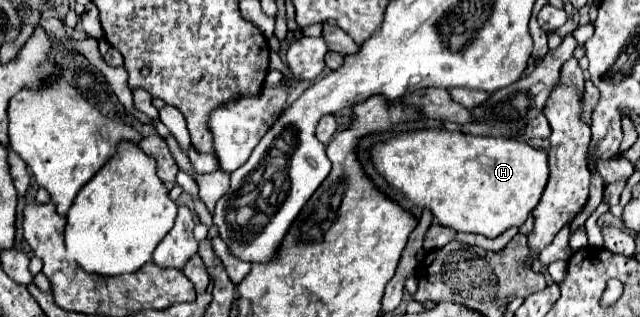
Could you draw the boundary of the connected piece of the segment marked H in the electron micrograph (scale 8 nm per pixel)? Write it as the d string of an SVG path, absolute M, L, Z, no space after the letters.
M422 128L400 136L390 136L388 140L370 146L368 158L396 194L402 194L408 202L422 210L430 210L440 226L456 232L484 234L488 238L500 236L510 226L522 226L526 216L538 204L548 180L548 154L544 150L536 150L518 140L448 132L444 128Z

